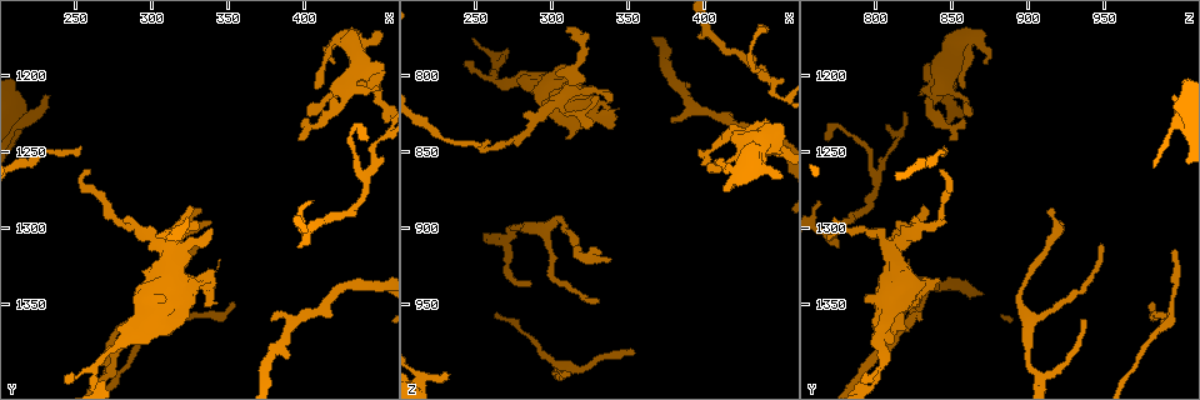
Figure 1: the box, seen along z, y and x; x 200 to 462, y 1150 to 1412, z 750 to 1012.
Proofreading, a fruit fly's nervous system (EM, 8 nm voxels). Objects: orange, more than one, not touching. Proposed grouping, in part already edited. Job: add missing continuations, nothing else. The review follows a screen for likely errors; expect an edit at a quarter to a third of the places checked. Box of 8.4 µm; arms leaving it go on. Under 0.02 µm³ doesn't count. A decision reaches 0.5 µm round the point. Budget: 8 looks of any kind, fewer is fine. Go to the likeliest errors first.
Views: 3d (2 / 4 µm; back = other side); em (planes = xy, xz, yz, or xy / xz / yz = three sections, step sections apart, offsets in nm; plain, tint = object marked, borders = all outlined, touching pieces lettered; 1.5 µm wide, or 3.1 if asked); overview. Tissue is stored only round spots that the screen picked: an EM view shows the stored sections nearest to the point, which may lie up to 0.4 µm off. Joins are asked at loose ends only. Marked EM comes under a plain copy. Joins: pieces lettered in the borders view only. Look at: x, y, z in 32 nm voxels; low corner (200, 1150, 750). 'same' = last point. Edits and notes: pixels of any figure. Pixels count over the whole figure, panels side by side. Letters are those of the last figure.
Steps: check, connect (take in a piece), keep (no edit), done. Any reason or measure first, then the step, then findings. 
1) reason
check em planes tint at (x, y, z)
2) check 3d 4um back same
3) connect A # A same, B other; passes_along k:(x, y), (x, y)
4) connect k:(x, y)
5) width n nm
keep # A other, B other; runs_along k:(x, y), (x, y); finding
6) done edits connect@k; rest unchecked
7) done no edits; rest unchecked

an open end
check 3d 4um at (308, 1336, 840)

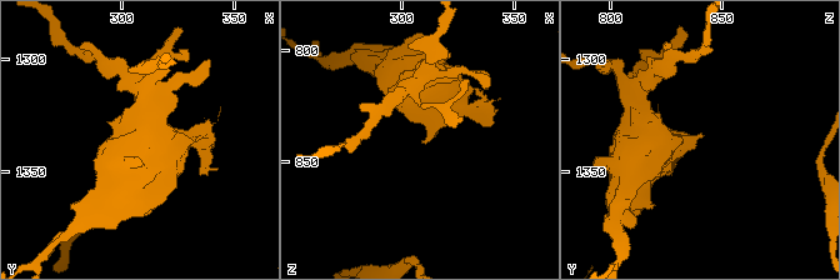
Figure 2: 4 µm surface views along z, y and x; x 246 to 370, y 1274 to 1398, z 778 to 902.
check em xy step 4 borders at (309, 1333, 840)

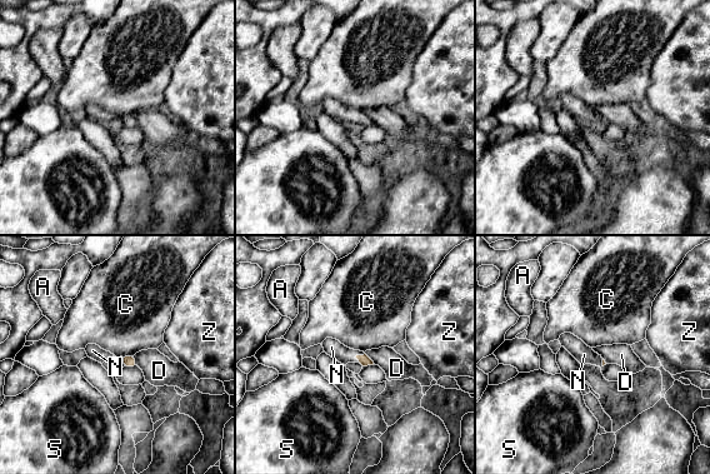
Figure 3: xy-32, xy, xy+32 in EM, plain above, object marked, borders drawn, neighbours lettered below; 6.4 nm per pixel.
check em planes borders same

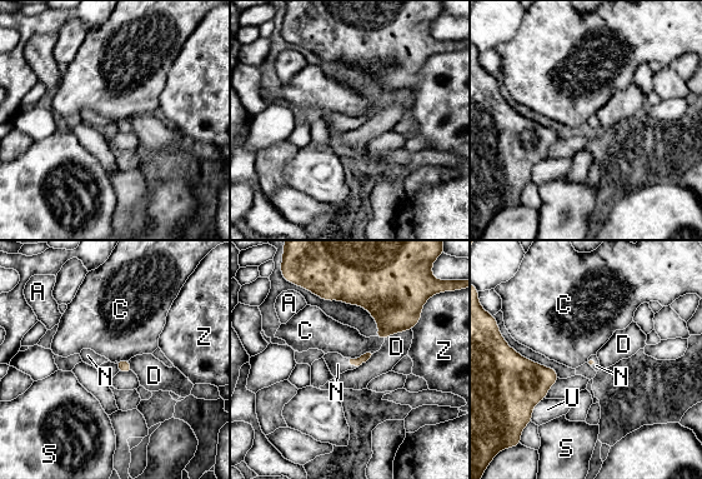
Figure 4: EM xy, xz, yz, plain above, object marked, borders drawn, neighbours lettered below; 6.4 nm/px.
connect N # A other, C other, D other, N same, S other, U other, Z other; it goes on there

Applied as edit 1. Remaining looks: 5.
check overview

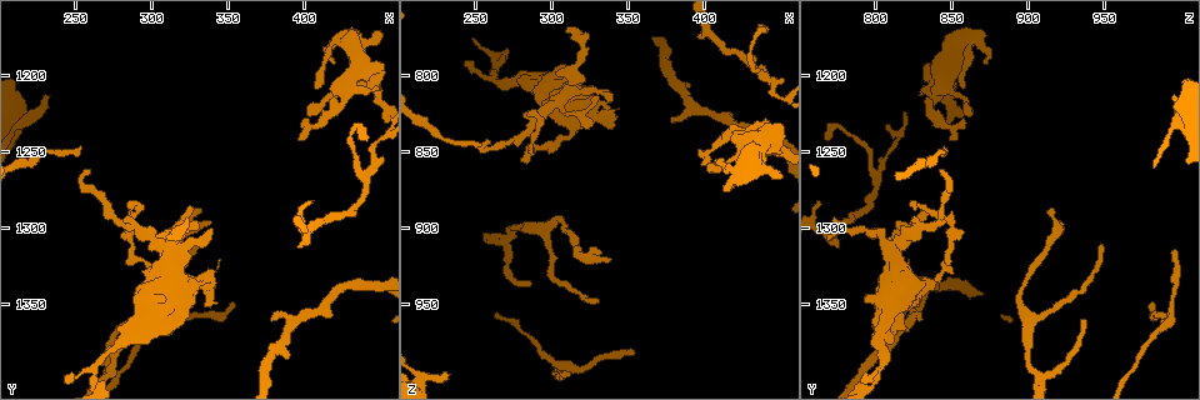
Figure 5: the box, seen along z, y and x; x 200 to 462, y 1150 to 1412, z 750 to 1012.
free end
check 3d 2um at (378, 1358, 828)

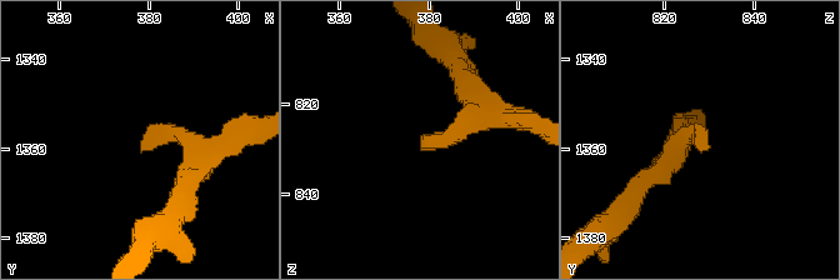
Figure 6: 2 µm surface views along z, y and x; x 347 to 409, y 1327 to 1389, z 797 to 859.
check em planes borders at (377, 1359, 827)

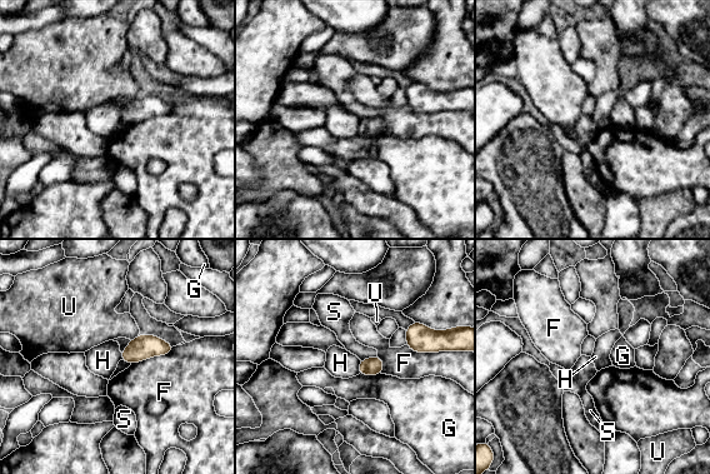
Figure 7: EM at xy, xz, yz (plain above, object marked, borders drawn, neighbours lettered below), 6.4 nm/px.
width 110 nm
keep # F other, G other, H other, S other, U other; border 7:(360, 360), (358, 373); none of them fits

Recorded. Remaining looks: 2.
done edits connect@4; rest unchecked

